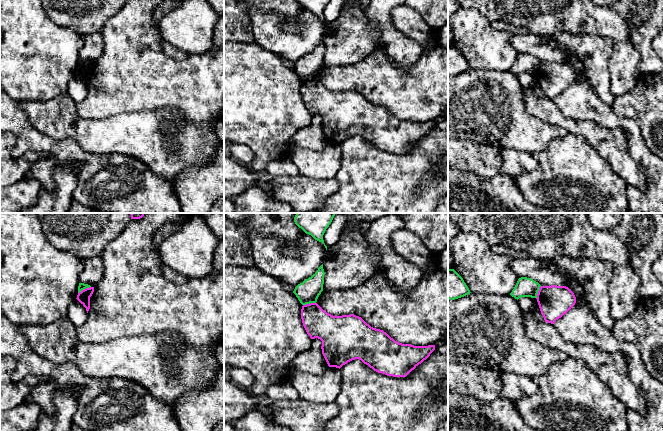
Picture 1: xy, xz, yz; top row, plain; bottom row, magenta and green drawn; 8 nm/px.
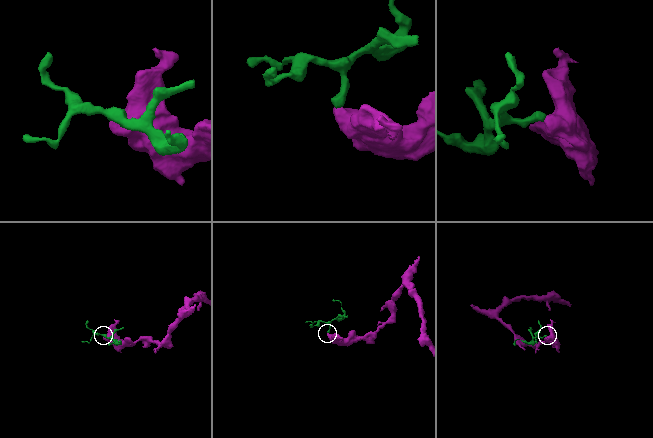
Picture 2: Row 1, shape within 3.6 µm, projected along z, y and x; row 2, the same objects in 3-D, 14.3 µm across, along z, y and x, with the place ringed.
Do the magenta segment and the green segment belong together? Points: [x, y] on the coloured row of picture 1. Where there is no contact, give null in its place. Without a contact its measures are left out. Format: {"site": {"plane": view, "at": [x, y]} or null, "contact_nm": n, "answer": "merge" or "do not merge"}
{"site": {"plane": "xy", "at": [84, 289]}, "contact_nm": 120, "answer": "do not merge"}

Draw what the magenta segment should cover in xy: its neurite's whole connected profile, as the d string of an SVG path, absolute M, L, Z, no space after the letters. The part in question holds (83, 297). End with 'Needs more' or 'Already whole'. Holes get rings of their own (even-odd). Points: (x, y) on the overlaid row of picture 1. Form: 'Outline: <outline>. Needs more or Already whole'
Outline: M94 287L86 288L78 293L77 300L86 308L88 313L90 309L90 297L94 292Z. Already whole

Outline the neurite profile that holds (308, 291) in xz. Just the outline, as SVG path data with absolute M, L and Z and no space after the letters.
M322 264L315 274L295 287L293 293L302 305L317 302L319 295L323 291L324 275Z

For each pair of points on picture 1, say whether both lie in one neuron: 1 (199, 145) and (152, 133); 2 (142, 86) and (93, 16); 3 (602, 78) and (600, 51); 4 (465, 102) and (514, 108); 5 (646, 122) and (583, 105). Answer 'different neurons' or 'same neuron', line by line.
1: same neuron
2: different neurons
3: same neuron
4: same neuron
5: different neurons

